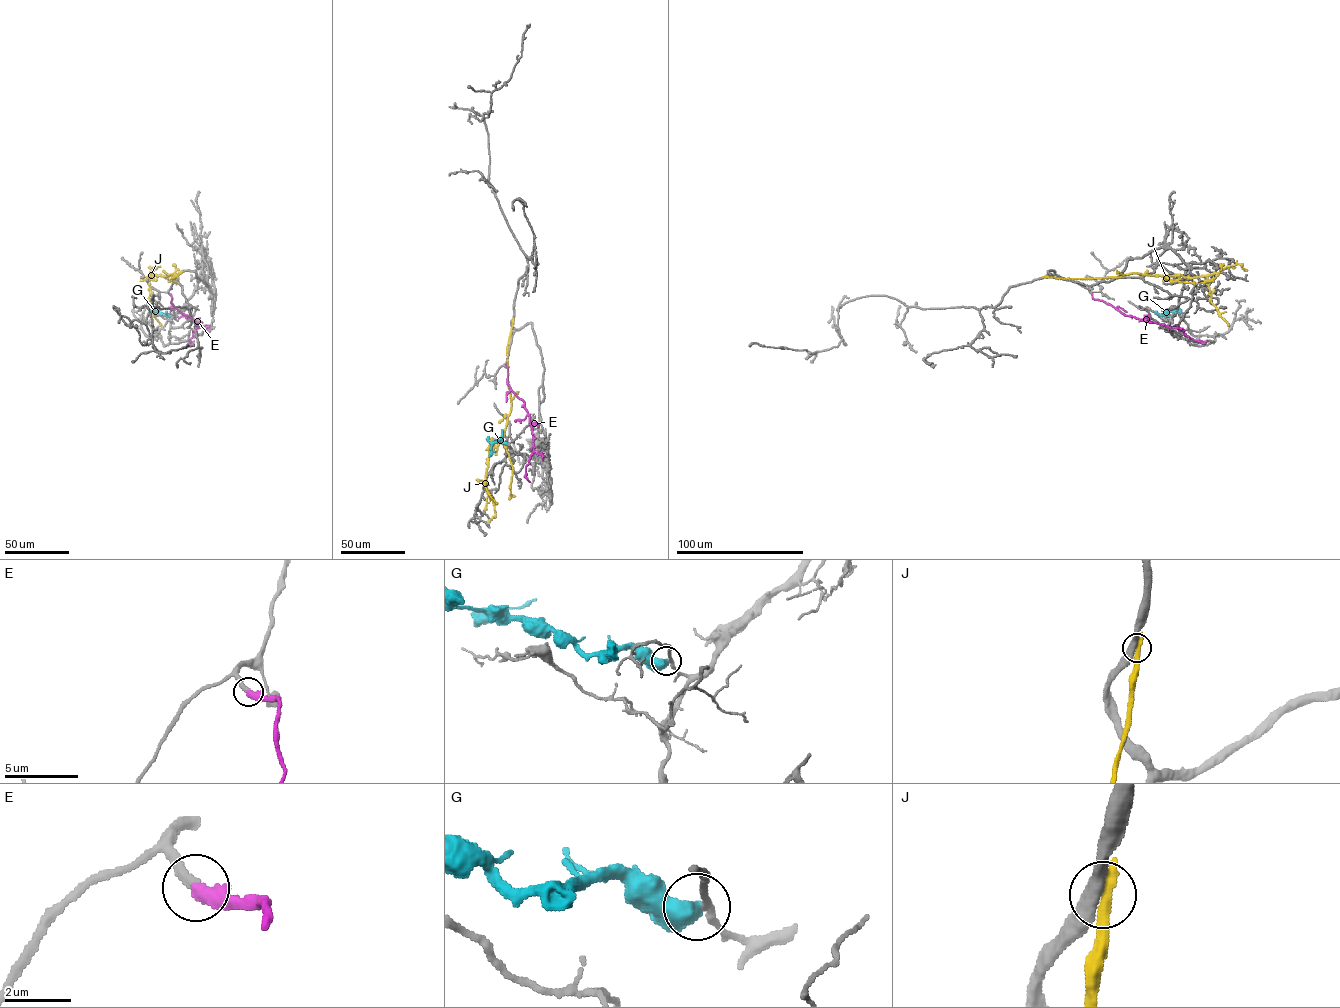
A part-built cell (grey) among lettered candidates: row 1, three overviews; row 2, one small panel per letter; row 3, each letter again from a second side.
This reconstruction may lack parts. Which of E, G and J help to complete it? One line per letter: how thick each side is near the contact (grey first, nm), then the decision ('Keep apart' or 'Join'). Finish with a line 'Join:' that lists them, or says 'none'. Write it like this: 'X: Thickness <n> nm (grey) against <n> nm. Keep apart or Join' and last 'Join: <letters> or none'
E: Thickness 300 nm (grey) against 400 nm. Join
G: Thickness 190 nm (grey) against 700 nm. Keep apart
J: Thickness 440 nm (grey) against 440 nm. Keep apart
Join: E

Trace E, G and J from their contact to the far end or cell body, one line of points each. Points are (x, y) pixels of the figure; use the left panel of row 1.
E: (169, 294), (171, 303), (196, 322), (190, 343), (194, 341)
G: (170, 315), (152, 310)
J: (177, 277), (171, 278), (175, 273), (149, 276), (148, 301), (160, 326)

